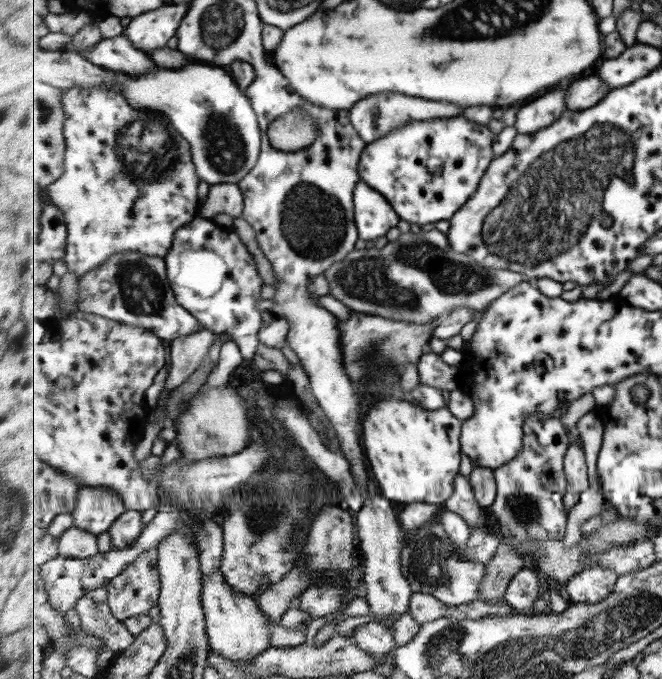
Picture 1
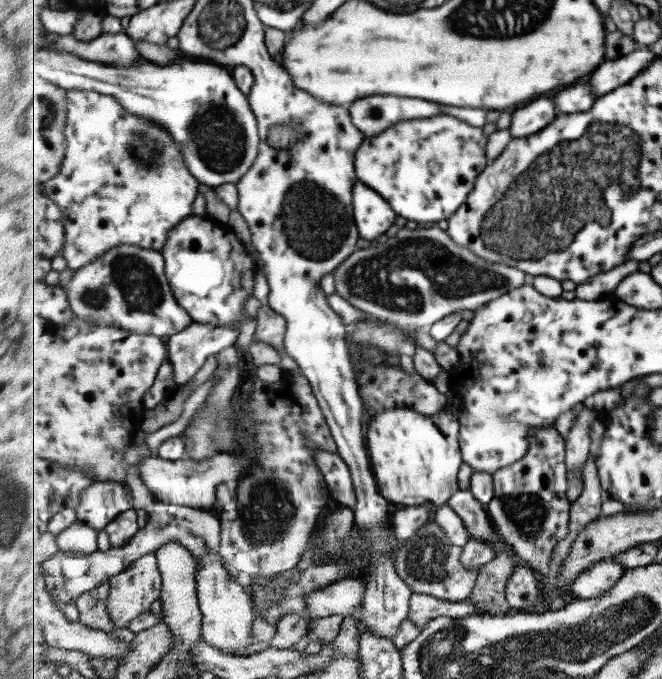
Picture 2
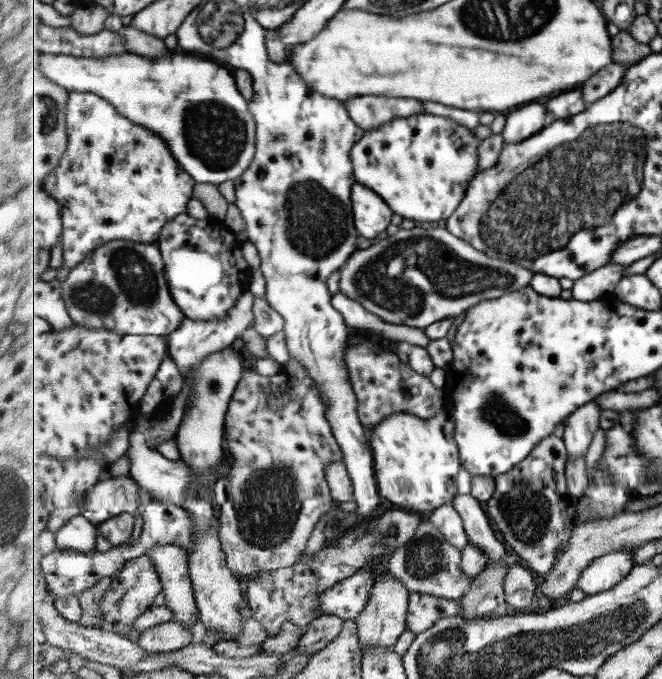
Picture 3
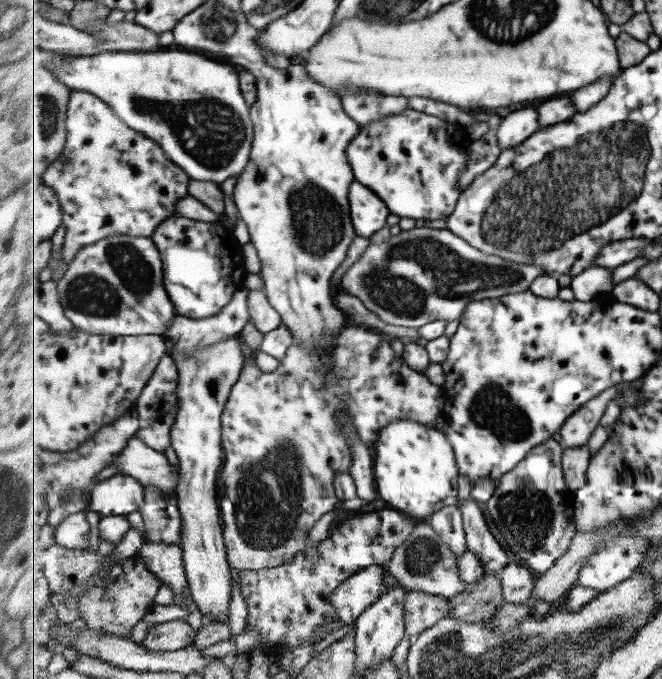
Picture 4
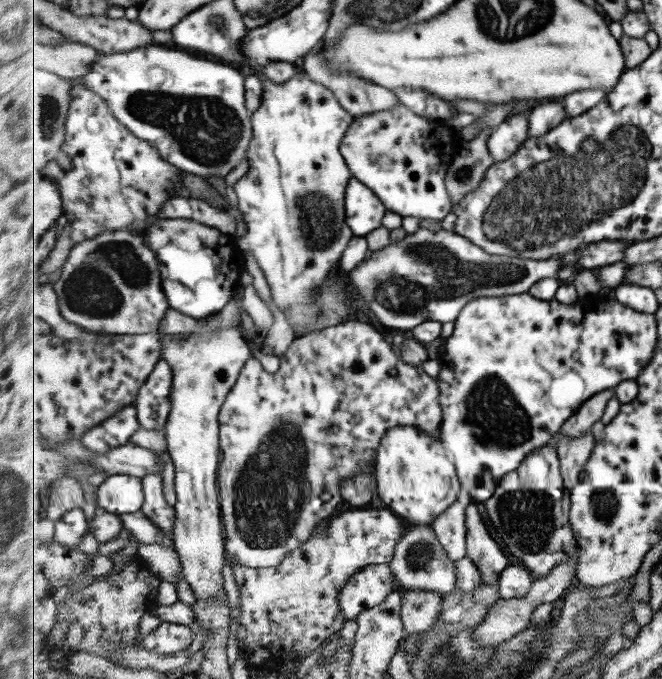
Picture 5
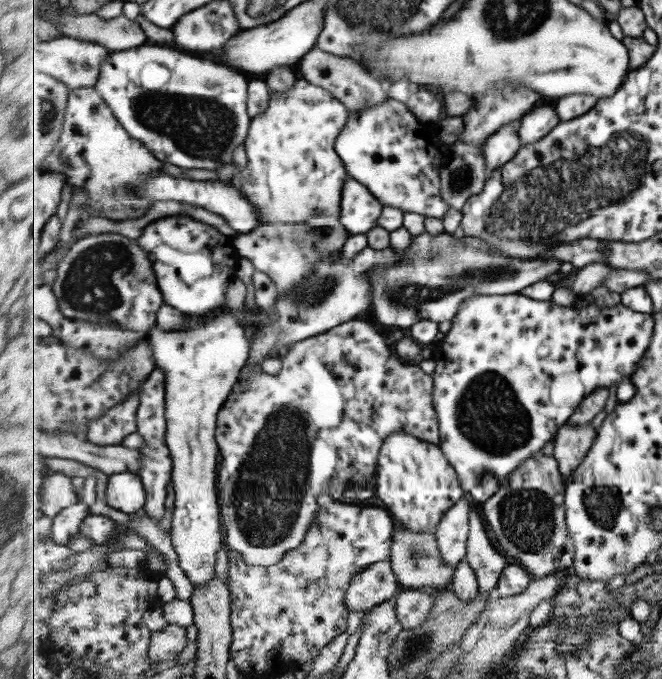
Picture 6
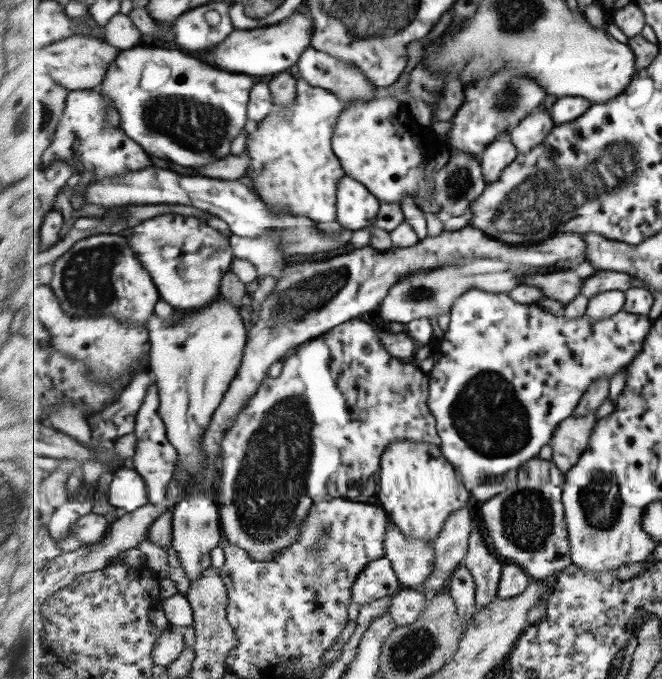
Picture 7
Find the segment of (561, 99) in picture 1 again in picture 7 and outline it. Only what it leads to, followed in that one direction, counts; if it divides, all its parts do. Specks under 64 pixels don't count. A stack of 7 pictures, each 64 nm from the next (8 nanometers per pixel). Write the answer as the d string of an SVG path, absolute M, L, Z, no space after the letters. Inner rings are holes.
M509 131L504 132L495 143L491 144L480 155L479 161L482 164L486 183L493 184L497 182L507 166L519 155L519 151L513 144Z

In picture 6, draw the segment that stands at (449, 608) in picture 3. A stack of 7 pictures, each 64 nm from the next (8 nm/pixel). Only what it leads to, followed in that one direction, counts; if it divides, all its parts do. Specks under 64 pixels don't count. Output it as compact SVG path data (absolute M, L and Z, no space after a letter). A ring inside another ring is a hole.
M401 589L396 597L397 616L405 629L421 626L429 616L436 593L424 589Z

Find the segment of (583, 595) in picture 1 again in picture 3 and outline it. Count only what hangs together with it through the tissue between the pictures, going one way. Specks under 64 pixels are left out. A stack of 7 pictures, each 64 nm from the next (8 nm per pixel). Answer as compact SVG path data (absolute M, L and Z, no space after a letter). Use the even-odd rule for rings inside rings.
M633 549L612 552L591 562L587 570L582 573L577 588L591 596L617 587L635 567L631 551Z

